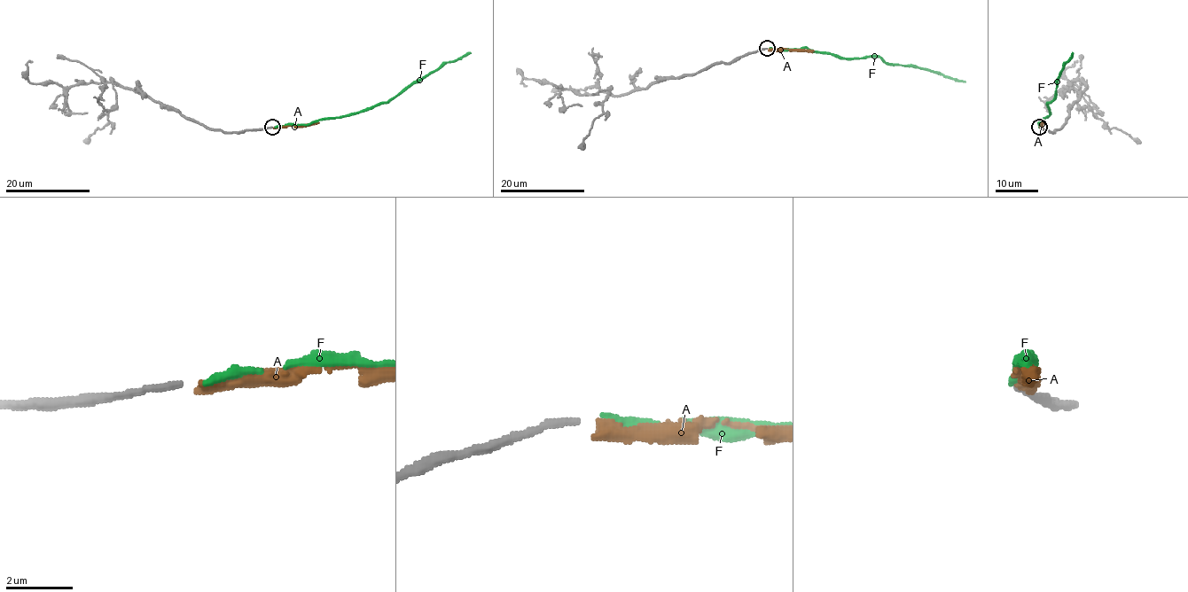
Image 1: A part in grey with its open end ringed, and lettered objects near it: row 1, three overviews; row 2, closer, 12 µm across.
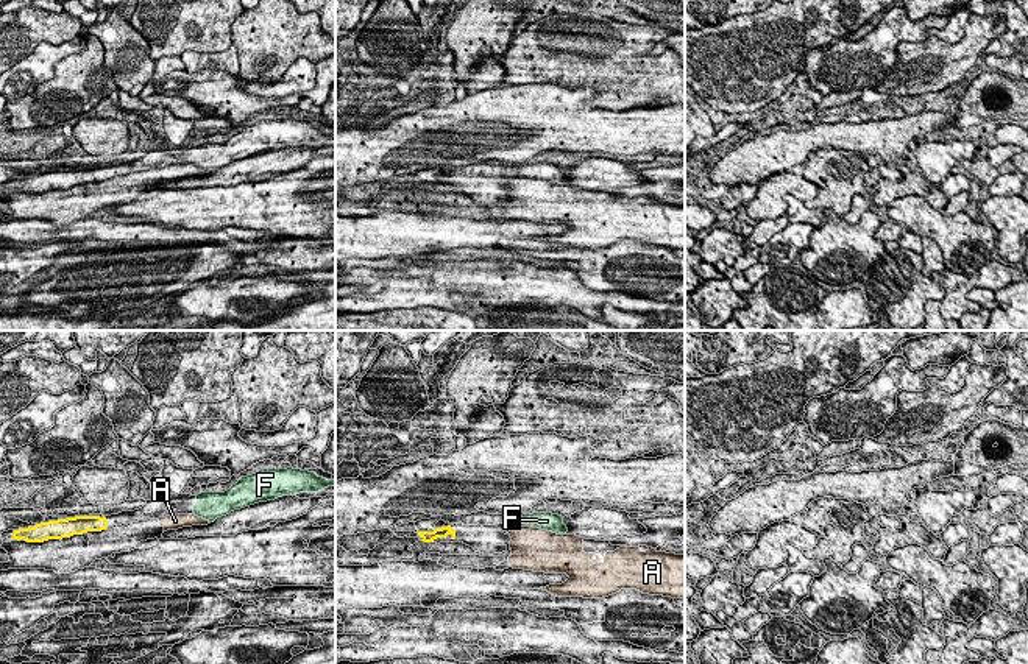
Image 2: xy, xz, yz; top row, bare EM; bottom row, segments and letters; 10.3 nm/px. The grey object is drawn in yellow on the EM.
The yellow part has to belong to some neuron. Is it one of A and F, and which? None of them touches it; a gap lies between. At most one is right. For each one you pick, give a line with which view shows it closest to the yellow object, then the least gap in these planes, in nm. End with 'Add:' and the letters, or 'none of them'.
F: view xz; gap 700 nm
Add: F

